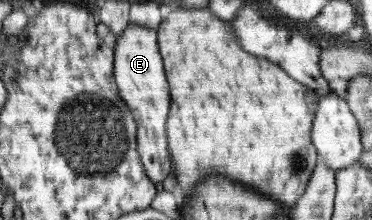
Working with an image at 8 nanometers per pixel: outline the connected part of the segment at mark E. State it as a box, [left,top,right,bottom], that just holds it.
[114,23,171,183]

